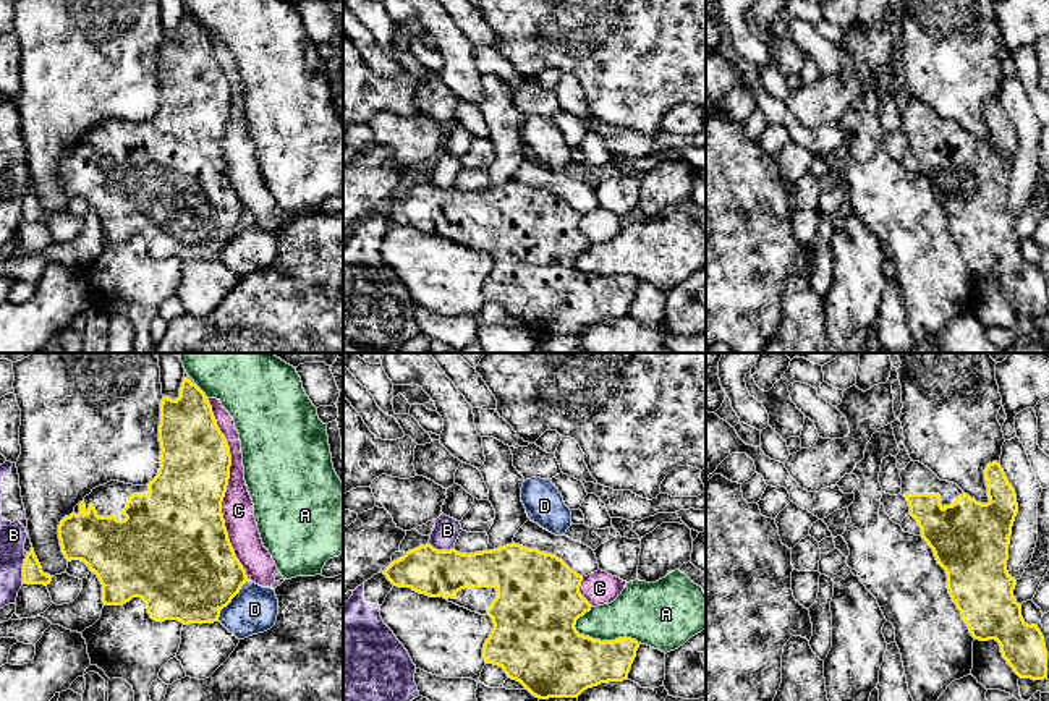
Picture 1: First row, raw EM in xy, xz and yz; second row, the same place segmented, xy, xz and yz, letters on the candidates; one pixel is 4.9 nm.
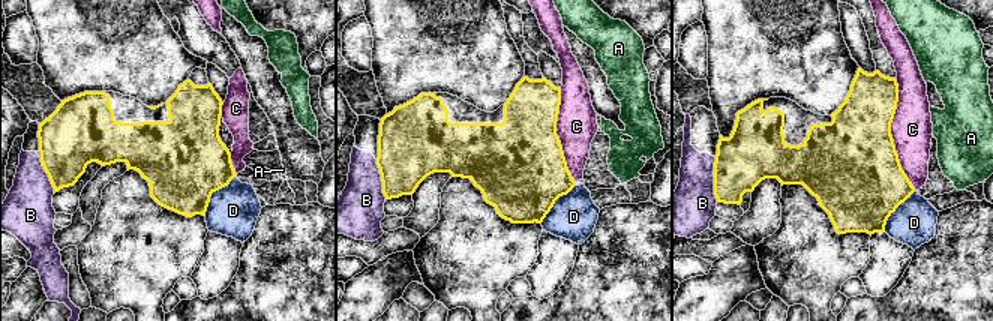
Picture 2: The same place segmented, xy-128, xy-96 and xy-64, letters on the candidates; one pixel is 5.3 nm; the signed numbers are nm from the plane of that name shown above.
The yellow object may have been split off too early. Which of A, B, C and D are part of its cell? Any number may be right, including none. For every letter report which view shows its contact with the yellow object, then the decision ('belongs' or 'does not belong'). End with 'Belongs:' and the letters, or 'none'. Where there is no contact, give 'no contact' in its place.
A: xz | does not belong
B: xy | does not belong
C: xy | does not belong
D: xy | does not belong
Belongs: none

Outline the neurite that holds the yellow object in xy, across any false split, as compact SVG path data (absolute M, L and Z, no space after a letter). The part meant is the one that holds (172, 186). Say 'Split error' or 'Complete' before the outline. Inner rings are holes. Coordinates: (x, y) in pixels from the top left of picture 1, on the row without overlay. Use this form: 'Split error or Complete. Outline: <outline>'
Split error. Outline: M183 15L180 24L180 34L172 37L168 34L162 36L160 40L160 62L159 62L159 79L160 79L160 105L157 113L146 123L133 123L118 118L110 118L104 123L92 126L89 133L84 134L74 144L70 154L65 154L58 162L58 176L62 189L68 199L81 198L91 209L94 209L102 222L102 240L104 243L123 243L133 235L141 235L146 240L147 251L155 259L178 257L183 262L188 261L214 261L219 259L220 248L227 244L231 236L240 230L241 223L248 219L246 207L235 193L230 181L228 170L225 165L225 157L222 152L222 139L227 130L230 117L231 92L225 73L220 70L217 58L212 50L212 44L206 31L193 21L188 15Z

